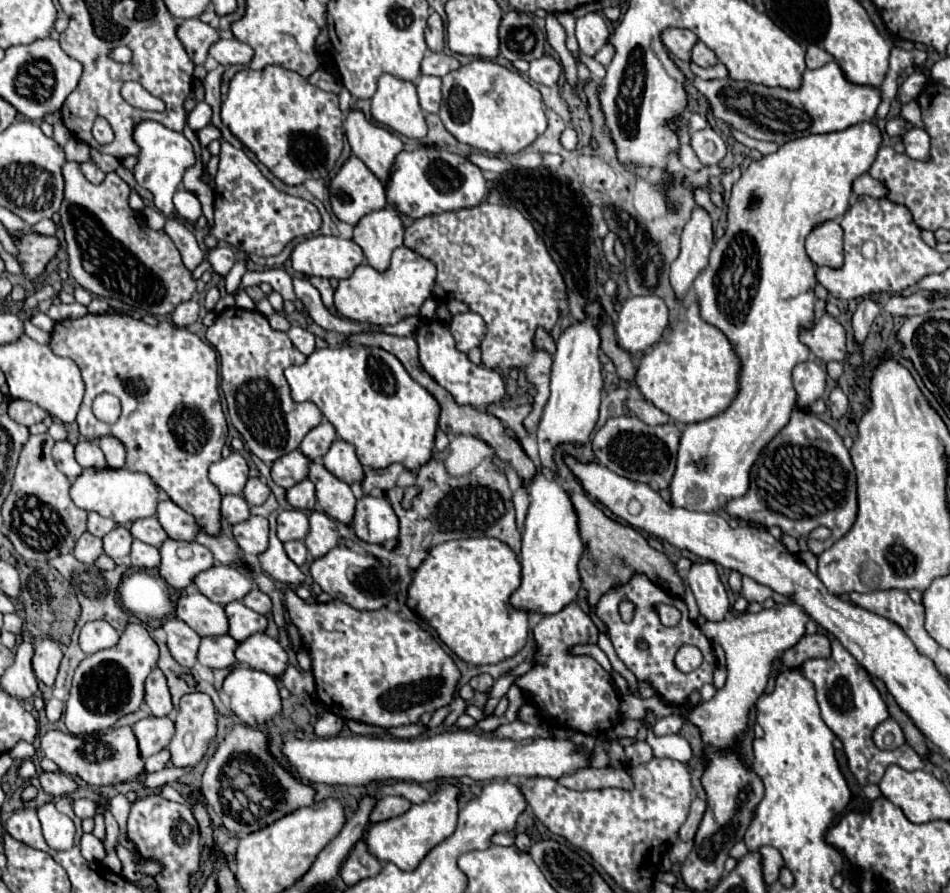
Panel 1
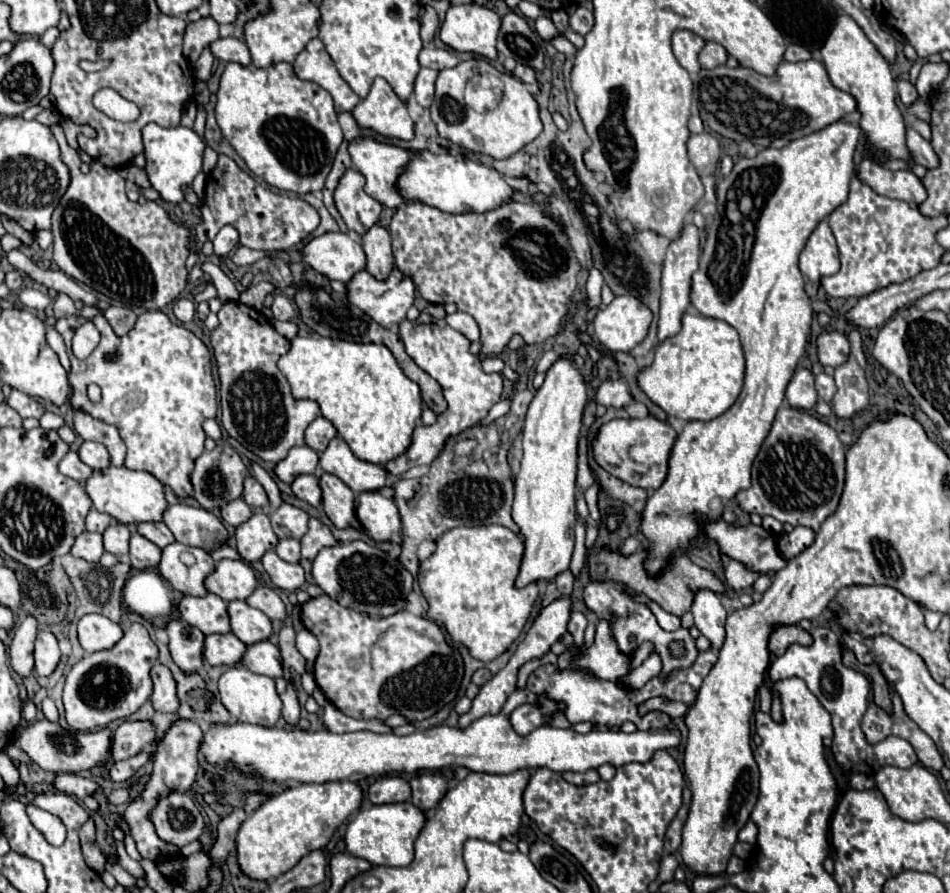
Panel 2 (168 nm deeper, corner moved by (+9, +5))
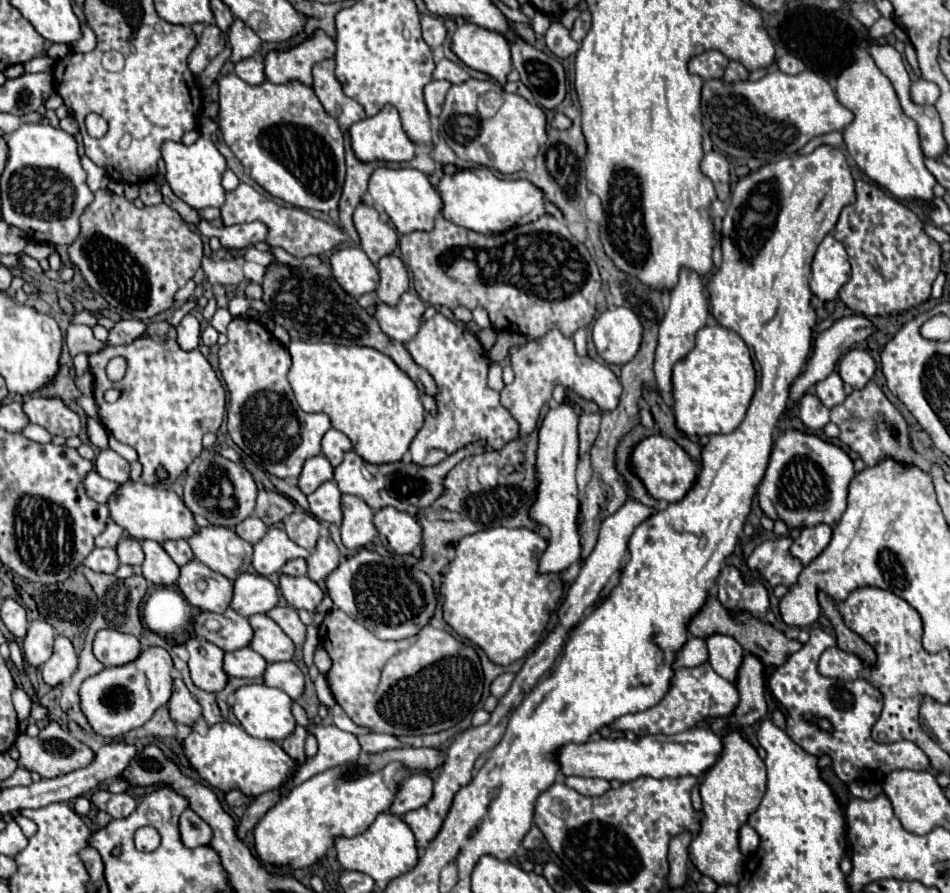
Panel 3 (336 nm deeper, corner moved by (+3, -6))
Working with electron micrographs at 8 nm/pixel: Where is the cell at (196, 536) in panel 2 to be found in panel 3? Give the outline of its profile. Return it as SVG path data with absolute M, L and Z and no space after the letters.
M222 526L196 528L196 534L190 536L186 542L190 544L196 560L200 560L202 564L206 564L214 572L224 574L228 580L234 580L238 576L238 570L244 564L244 558L248 556L248 548L252 550L252 546L248 546L248 542L240 540L240 536L236 536L234 530L228 530L228 528L222 528Z

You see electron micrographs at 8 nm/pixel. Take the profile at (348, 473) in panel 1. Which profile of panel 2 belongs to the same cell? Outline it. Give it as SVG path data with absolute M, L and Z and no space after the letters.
M334 437L320 455L320 467L342 479L354 493L380 491L386 487L388 473L382 465L358 459L342 437Z

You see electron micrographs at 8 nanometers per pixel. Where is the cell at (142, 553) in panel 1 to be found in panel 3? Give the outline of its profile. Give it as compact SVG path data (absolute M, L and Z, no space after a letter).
M142 540L144 562L142 562L142 576L160 586L170 586L178 580L180 568L176 562L164 552L164 548L154 540Z

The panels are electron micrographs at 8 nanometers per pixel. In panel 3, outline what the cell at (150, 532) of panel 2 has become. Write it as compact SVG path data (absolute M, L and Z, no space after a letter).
M168 540L162 544L162 548L168 552L168 556L178 564L178 566L184 566L186 562L190 562L194 558L192 550L188 548L188 542L186 540Z

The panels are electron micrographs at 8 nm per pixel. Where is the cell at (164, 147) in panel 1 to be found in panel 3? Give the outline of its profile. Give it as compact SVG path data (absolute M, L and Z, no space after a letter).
M200 136L190 146L186 146L182 142L164 142L162 160L166 164L166 182L170 184L172 192L182 202L186 202L188 206L192 206L196 210L224 204L224 188L220 184L220 180L222 180L222 172L226 170L226 160L216 150L212 140Z

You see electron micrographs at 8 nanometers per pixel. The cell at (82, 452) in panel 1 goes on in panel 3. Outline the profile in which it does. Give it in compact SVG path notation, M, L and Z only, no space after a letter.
M102 450L94 460L94 470L106 480L124 484L128 480L130 464L122 456L118 456L114 450Z

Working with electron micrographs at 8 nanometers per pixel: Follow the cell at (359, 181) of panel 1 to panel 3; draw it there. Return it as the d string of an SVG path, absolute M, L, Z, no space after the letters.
M368 202L358 204L354 212L354 226L358 230L362 250L368 254L368 258L374 264L378 264L378 260L384 254L390 254L398 244L398 236L394 228L382 222L378 210Z

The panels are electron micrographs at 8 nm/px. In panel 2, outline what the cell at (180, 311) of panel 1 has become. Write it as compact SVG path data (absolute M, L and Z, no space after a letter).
M178 299L174 303L174 315L180 323L190 323L196 315L196 305L190 299Z

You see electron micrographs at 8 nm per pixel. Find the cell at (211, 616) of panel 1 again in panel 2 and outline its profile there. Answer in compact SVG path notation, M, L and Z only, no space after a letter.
M214 593L206 597L190 597L186 595L180 605L180 617L198 627L204 635L212 633L228 633L230 631L230 617L228 617L228 603Z

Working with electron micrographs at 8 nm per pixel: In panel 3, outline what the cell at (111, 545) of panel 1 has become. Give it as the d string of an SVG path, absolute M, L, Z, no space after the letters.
M126 536L120 540L120 544L116 546L116 552L118 552L118 558L122 564L130 564L130 566L140 566L142 560L144 560L144 552L142 552L142 546L138 540Z

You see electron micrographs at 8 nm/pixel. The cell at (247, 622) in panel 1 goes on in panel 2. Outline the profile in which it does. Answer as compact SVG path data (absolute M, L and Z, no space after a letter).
M246 601L228 603L232 633L246 645L268 641L274 633L272 621L260 609L250 607Z

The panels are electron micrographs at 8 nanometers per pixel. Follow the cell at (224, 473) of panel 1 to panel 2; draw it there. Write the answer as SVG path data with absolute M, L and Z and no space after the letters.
M216 445L212 451L204 451L198 461L194 461L194 471L190 473L192 481L192 497L198 501L202 509L218 511L222 505L242 497L244 479L248 475L248 467L240 459L240 455L230 445Z

